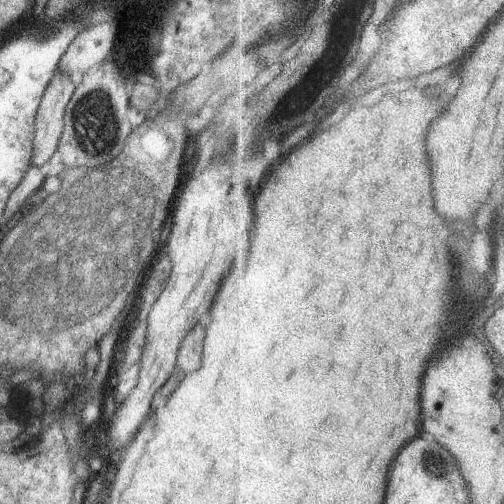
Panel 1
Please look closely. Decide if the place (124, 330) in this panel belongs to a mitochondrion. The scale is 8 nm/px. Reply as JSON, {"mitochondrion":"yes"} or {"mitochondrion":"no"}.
{"mitochondrion":"no"}

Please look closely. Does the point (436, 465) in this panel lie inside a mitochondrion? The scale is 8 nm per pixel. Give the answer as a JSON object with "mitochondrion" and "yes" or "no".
{"mitochondrion":"yes"}

